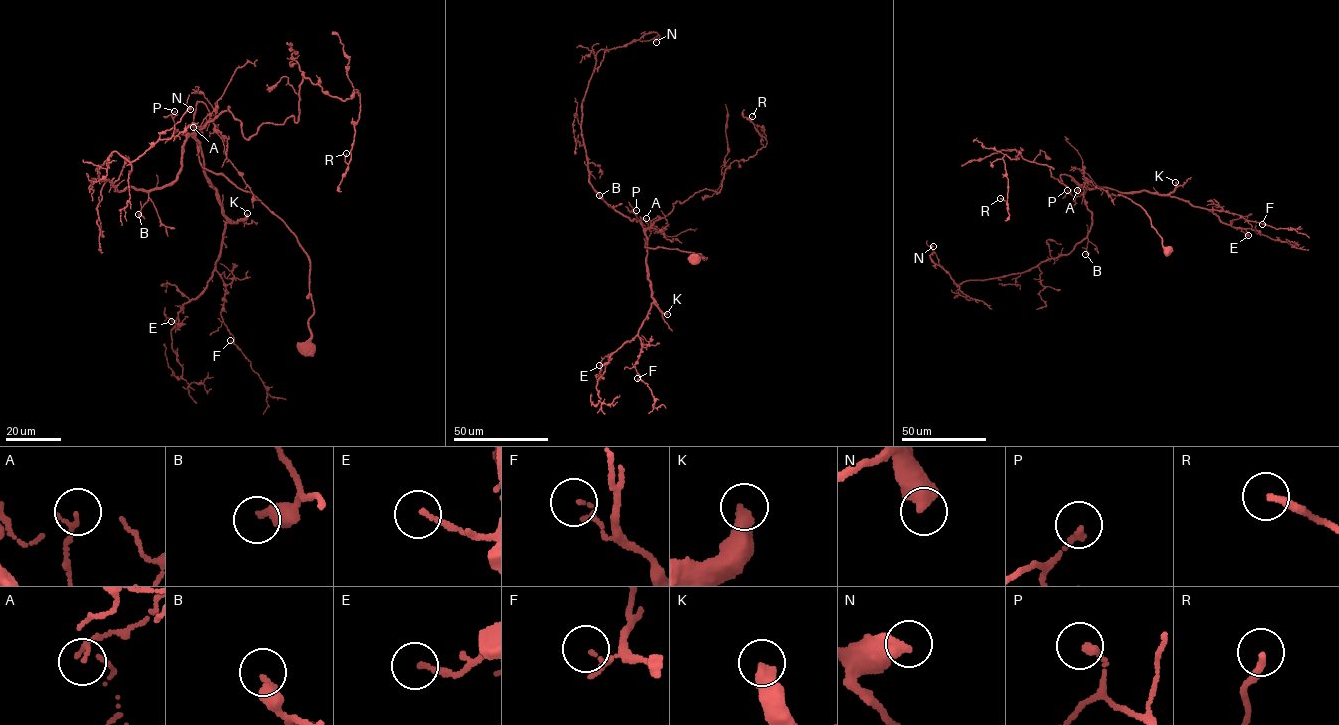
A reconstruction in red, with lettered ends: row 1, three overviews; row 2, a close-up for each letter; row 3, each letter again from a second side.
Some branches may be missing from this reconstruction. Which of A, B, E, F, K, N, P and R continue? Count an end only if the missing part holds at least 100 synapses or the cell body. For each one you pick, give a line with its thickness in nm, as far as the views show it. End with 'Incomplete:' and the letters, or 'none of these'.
K: Thickness 440 nm
Incomplete: K

